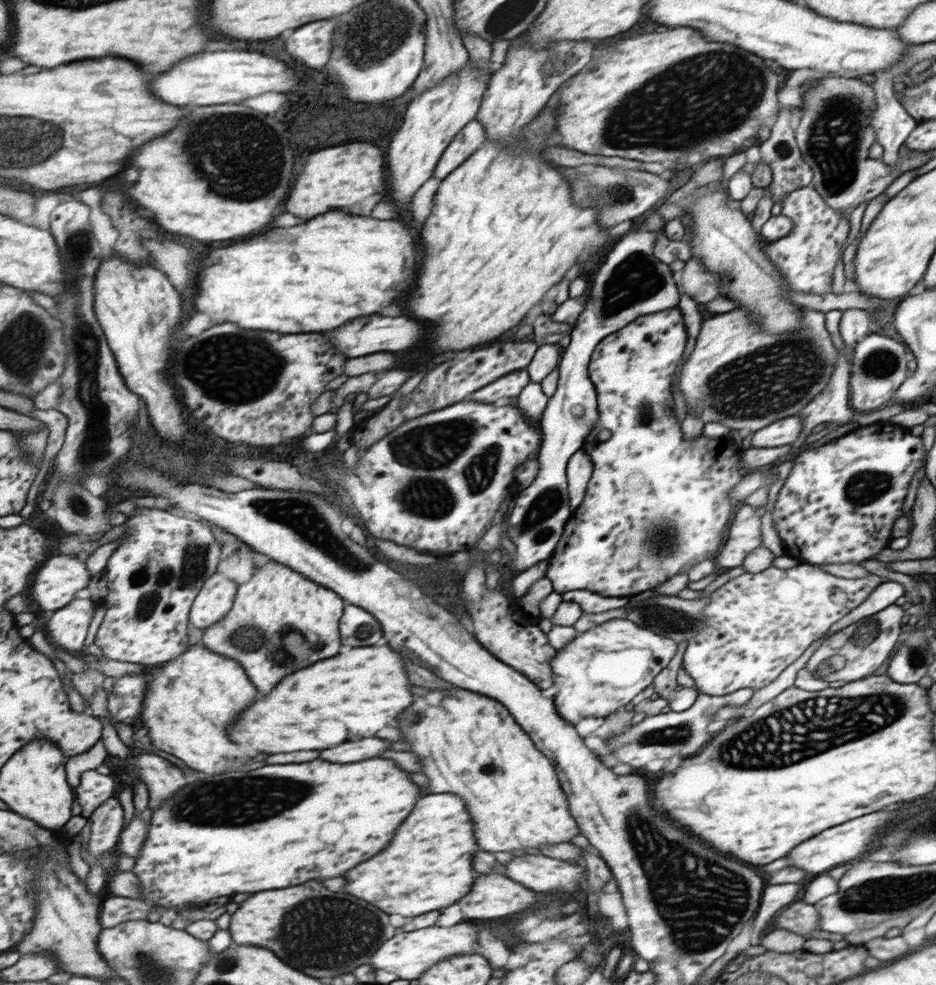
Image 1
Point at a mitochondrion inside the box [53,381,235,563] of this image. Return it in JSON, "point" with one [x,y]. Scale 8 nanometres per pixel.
{"point":[78,507]}

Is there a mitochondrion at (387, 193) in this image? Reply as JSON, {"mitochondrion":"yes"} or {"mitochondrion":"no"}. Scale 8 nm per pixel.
{"mitochondrion":"no"}

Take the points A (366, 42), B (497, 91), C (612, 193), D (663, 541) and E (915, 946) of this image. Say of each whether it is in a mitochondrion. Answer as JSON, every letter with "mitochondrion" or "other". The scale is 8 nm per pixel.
{"A":"mitochondrion","B":"other","C":"mitochondrion","D":"mitochondrion","E":"other"}

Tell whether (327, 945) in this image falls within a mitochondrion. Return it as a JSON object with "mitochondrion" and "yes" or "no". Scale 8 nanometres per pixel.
{"mitochondrion":"yes"}

